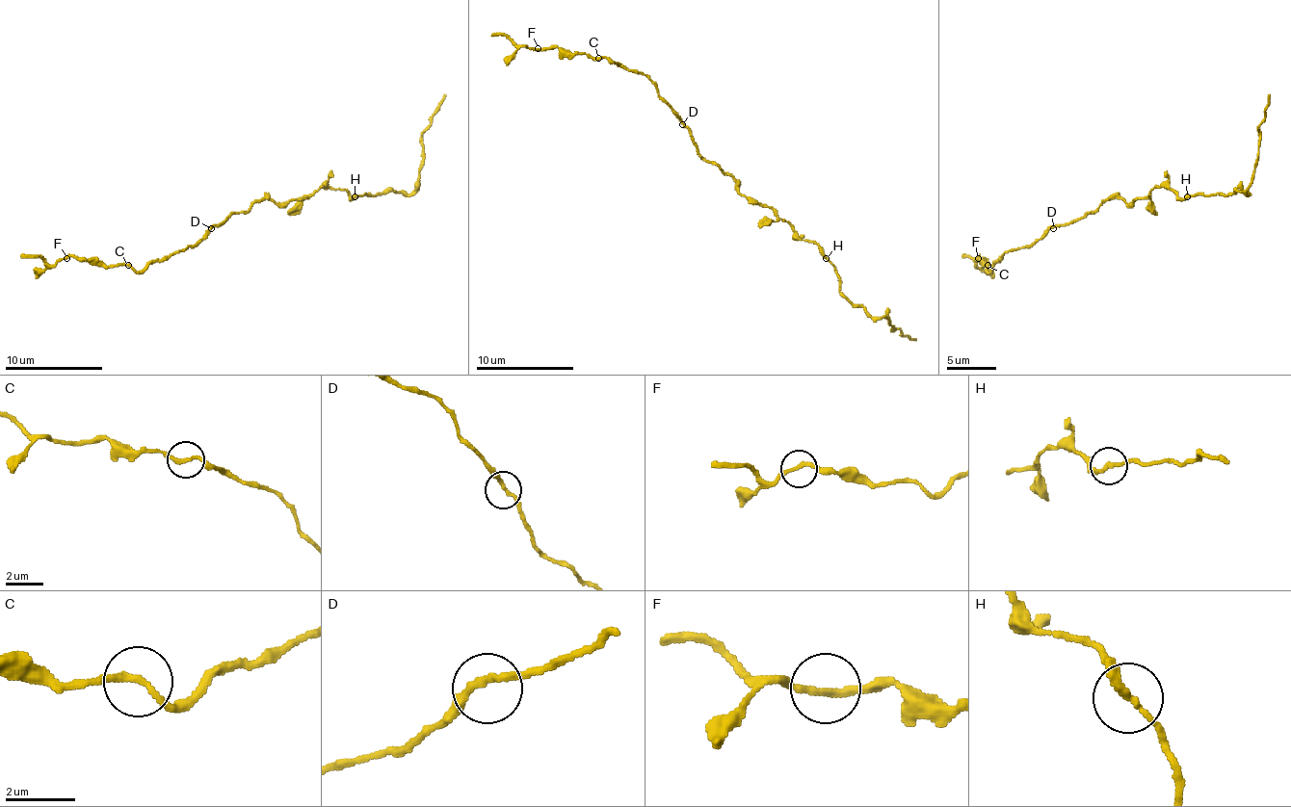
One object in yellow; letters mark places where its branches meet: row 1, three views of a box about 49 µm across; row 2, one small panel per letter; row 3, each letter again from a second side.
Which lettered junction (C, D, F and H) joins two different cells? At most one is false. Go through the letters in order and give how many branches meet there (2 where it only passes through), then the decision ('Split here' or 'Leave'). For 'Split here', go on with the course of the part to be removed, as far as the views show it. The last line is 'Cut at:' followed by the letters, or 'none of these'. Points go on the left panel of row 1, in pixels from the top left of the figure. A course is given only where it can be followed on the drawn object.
C: Branches: 2. Leave
D: Branches: 2. Leave
F: Branches: 2. Leave
H: Branches: 2. Leave
Cut at: none of these

